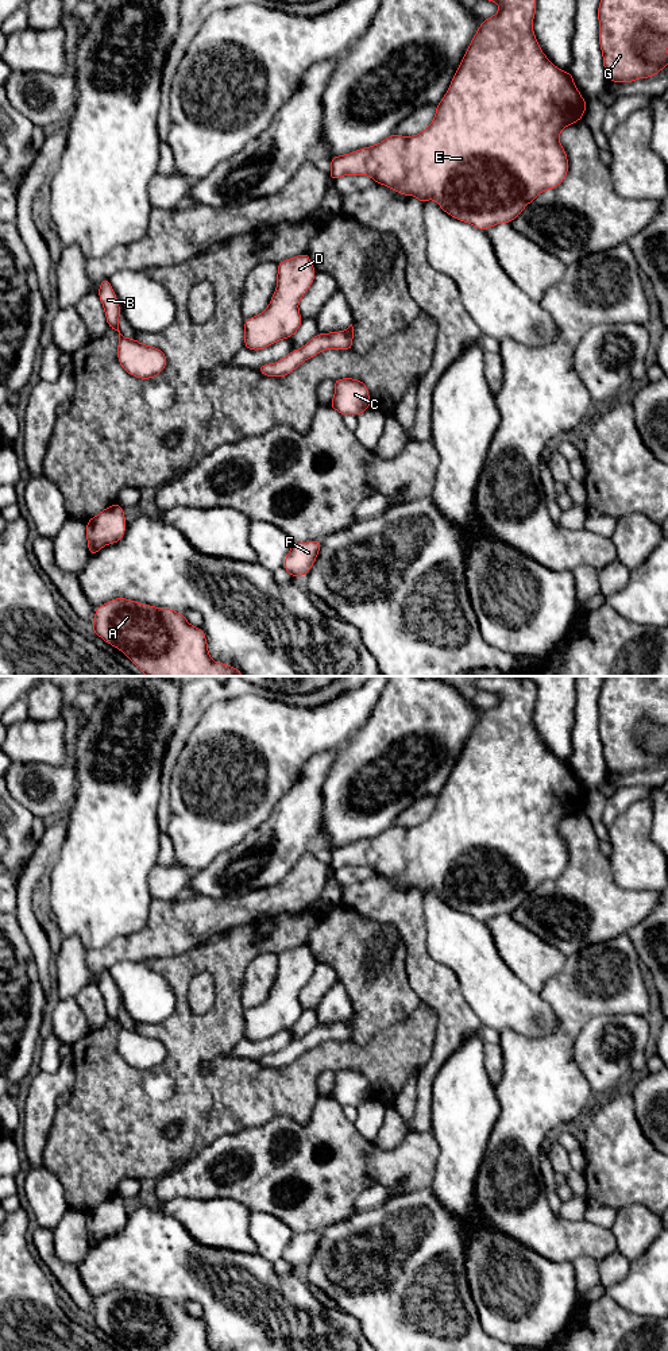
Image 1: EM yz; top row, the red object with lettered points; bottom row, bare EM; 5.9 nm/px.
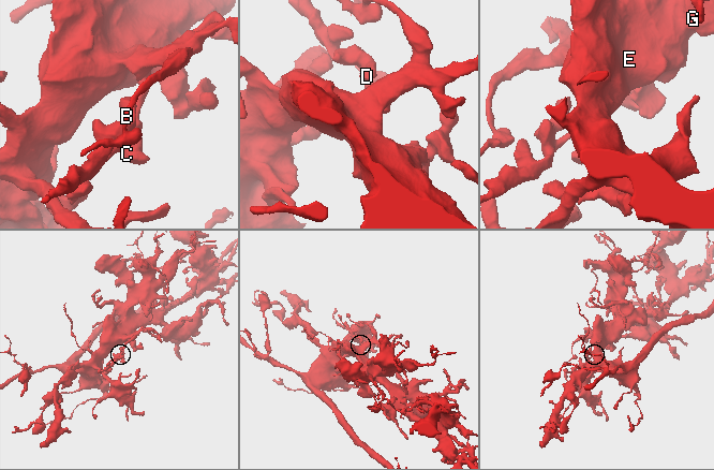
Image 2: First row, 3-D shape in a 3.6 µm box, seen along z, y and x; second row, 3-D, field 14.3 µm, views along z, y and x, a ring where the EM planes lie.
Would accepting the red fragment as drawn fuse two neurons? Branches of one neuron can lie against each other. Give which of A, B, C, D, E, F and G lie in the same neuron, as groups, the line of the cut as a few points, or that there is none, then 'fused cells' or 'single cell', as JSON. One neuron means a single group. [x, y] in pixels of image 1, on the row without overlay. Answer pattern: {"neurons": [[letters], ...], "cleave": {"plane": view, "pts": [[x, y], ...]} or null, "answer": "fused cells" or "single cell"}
{"neurons": [["A", "B", "C", "D", "E", "F", "G"]], "cleave": null, "answer": "single cell"}

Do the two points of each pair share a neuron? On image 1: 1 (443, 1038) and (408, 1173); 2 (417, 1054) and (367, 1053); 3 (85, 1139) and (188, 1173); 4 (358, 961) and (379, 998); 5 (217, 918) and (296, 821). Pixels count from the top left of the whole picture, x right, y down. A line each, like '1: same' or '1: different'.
1: same
2: same
3: different
4: same
5: different

